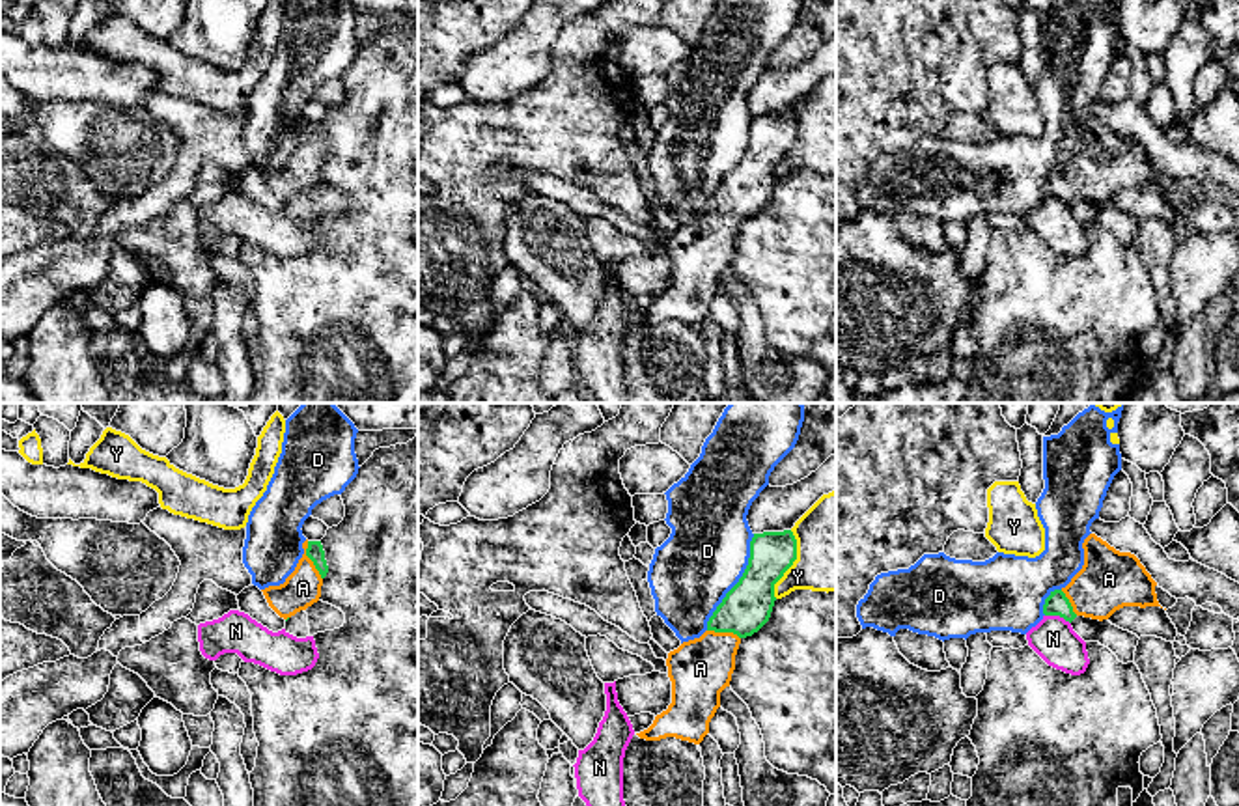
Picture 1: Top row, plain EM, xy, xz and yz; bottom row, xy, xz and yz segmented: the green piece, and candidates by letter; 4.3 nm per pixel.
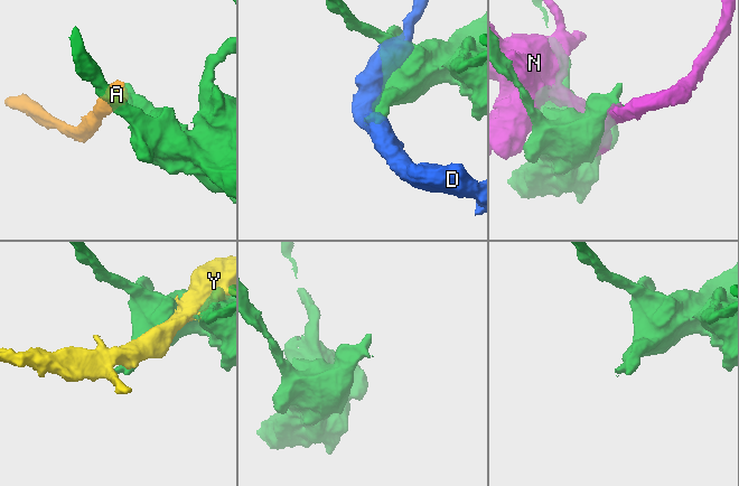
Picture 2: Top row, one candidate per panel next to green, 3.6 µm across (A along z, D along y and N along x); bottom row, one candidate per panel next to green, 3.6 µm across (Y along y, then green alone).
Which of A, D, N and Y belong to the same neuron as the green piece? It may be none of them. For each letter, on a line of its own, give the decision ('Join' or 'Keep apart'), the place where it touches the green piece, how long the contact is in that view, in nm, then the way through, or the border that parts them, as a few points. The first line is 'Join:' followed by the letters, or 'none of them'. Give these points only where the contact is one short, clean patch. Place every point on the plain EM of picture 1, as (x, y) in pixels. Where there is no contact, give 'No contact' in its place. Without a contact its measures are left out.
Join: A
A: Join. Touches green at xy (310, 140). Shared border 180 nm. Path across: xy (314, 133), (310, 140), (310, 153), (303, 170)
D: Keep apart. Touches green at xz (737, 165). Shared border 460 nm
N: Keep apart. Touches green at yz (1058, 196). Shared border 120 nm
Y: Keep apart. Touches green at xz (792, 146). Shared border 300 nm

